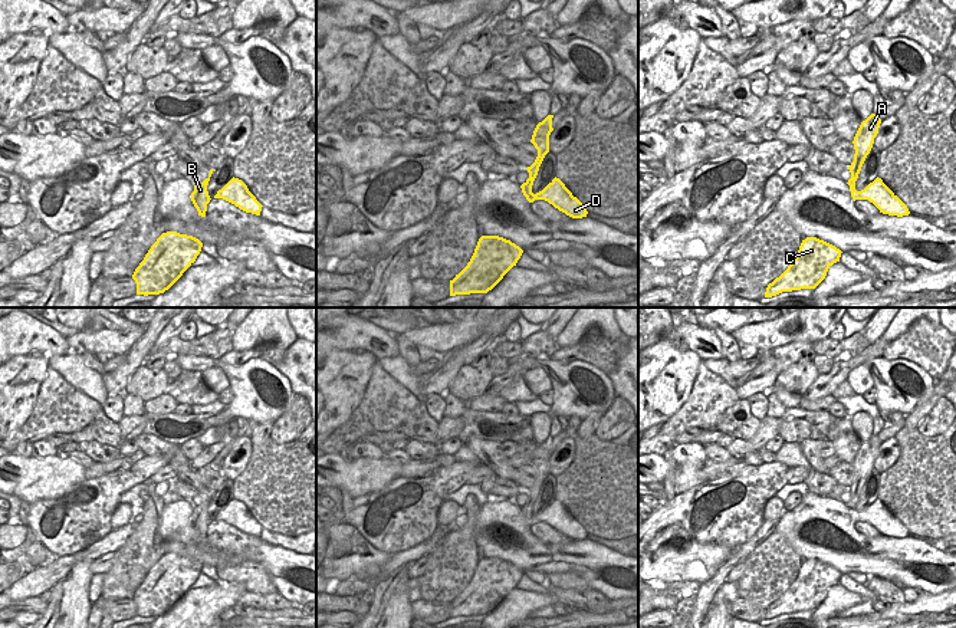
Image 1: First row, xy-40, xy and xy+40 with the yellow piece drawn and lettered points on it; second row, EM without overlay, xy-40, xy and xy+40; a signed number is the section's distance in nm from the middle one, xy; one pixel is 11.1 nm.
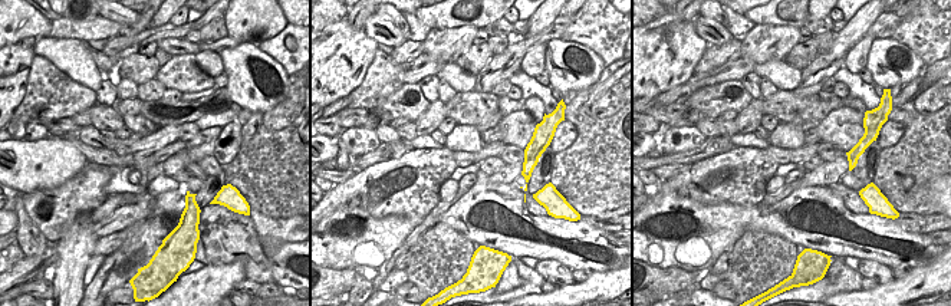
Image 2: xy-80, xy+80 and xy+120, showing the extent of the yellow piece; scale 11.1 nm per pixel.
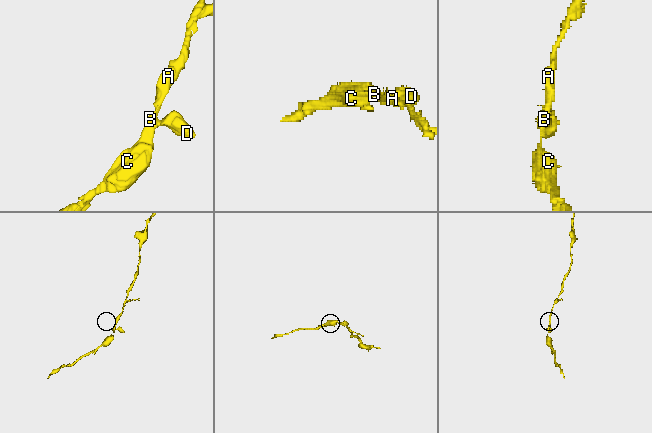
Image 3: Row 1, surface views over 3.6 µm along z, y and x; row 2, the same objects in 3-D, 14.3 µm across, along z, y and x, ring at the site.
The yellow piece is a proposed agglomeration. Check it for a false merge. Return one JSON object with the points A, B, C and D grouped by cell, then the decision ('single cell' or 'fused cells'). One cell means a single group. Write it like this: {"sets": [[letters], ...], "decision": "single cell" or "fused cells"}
{"sets": [["A", "B", "C"], ["D"]], "decision": "fused cells"}

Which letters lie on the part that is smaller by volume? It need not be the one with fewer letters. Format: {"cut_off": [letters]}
{"cut_off": ["D"]}

